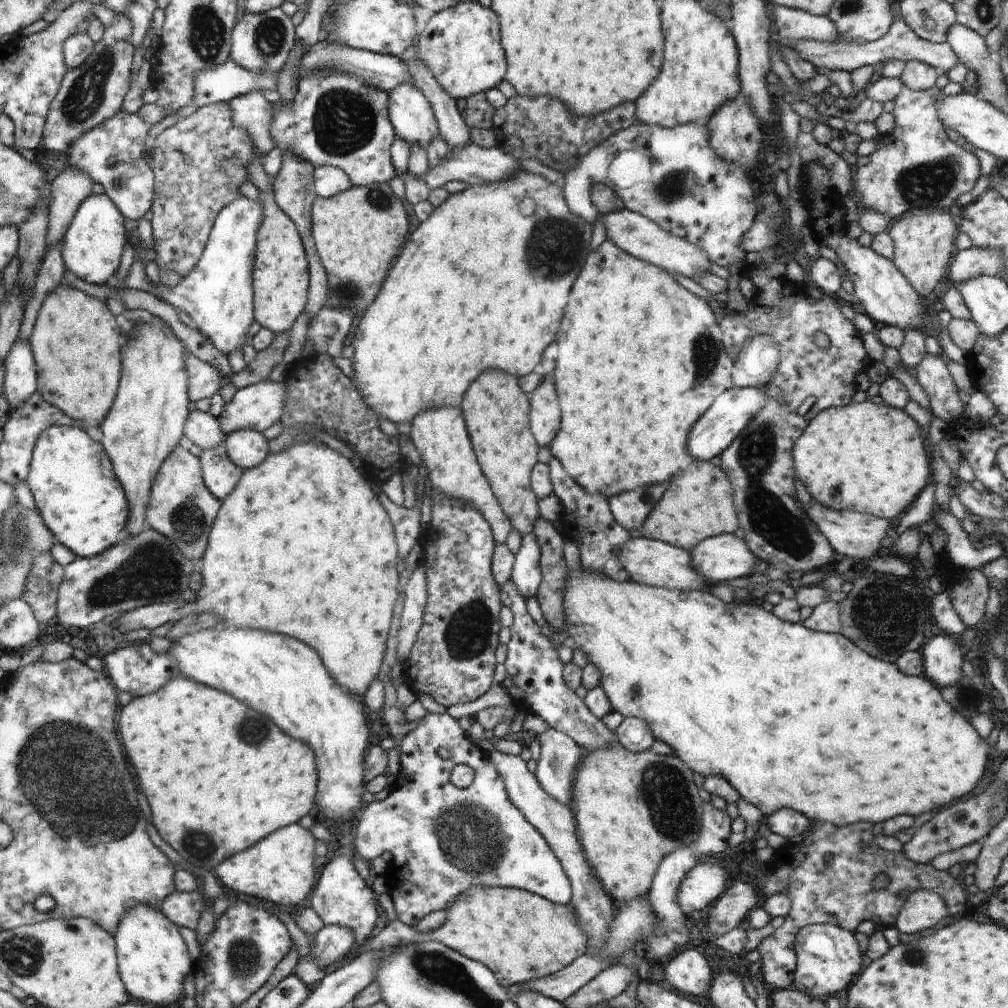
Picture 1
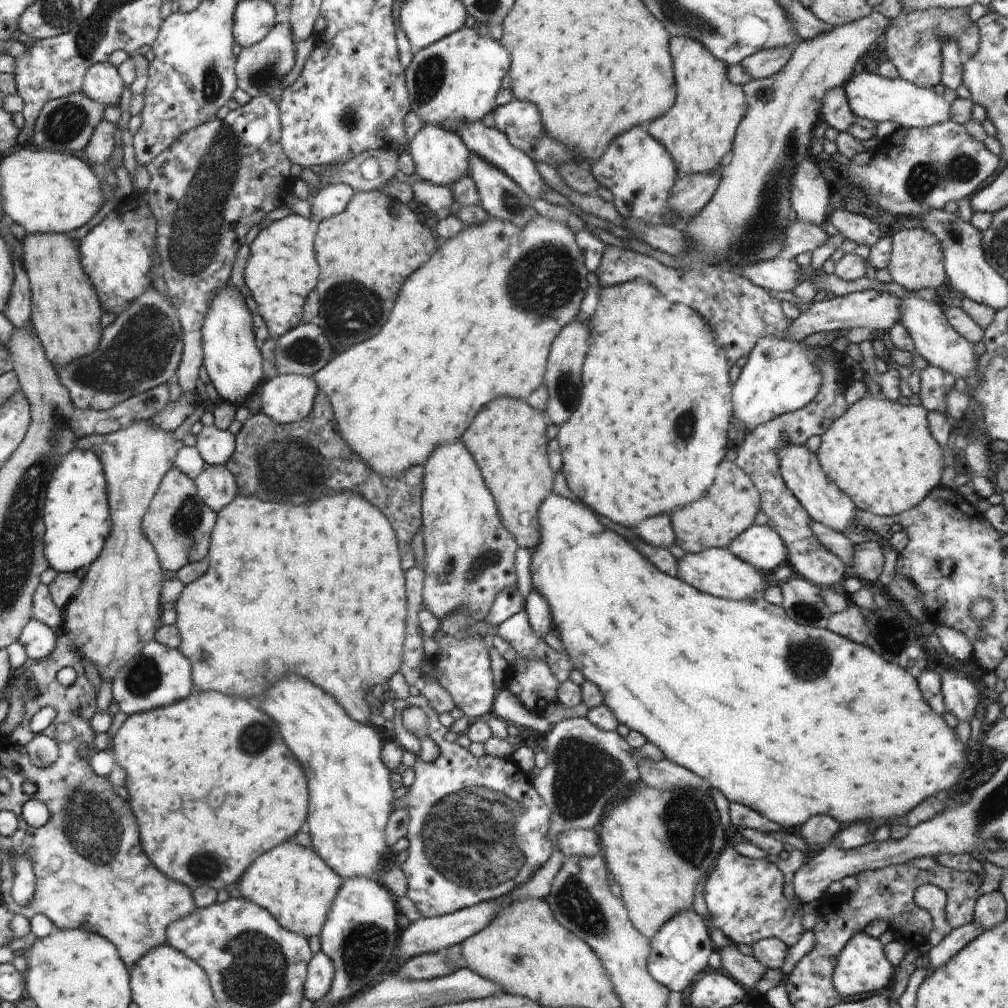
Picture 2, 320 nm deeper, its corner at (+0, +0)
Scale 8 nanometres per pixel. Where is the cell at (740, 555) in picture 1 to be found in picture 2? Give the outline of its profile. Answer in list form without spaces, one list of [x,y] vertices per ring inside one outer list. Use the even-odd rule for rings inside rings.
[[[768,524],[749,526],[727,549],[759,571],[775,571],[787,559],[784,541]]]

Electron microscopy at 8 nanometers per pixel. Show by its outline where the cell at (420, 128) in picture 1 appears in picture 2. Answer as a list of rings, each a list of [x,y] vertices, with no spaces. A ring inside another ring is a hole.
[[[426,124],[409,142],[407,151],[412,155],[416,172],[422,181],[435,185],[449,186],[450,188],[464,175],[468,175],[469,160],[474,156],[474,153],[468,150],[468,147],[457,132]]]

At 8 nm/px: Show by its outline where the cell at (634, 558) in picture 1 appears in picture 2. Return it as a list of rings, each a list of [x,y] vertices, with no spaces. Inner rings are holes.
[[[712,547],[700,553],[688,553],[679,560],[678,577],[699,591],[731,601],[757,601],[768,588],[764,576],[749,562],[733,555],[728,549]]]

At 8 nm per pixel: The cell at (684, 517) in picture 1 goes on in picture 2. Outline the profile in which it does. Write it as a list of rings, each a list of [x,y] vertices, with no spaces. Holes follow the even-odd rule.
[[[724,459],[718,465],[708,494],[672,514],[675,544],[687,553],[700,553],[712,547],[727,549],[741,532],[755,524],[759,510],[760,495],[752,479],[734,461]]]

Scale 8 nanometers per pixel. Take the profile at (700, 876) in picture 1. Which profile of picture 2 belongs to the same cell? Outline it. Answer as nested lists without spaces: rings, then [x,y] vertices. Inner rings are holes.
[[[724,848],[717,858],[715,868],[708,874],[704,887],[707,908],[712,915],[712,924],[722,930],[724,936],[736,945],[752,946],[760,939],[775,938],[786,946],[795,945],[806,932],[802,927],[804,905],[799,908],[784,895],[784,877],[782,871],[768,859],[751,859],[740,855],[734,848]]]

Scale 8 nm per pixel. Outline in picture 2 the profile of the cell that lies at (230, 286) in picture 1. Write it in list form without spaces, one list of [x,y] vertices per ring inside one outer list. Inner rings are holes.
[[[224,287],[212,301],[203,322],[203,365],[221,401],[242,406],[262,382],[262,356],[256,348],[252,316],[234,288]]]

